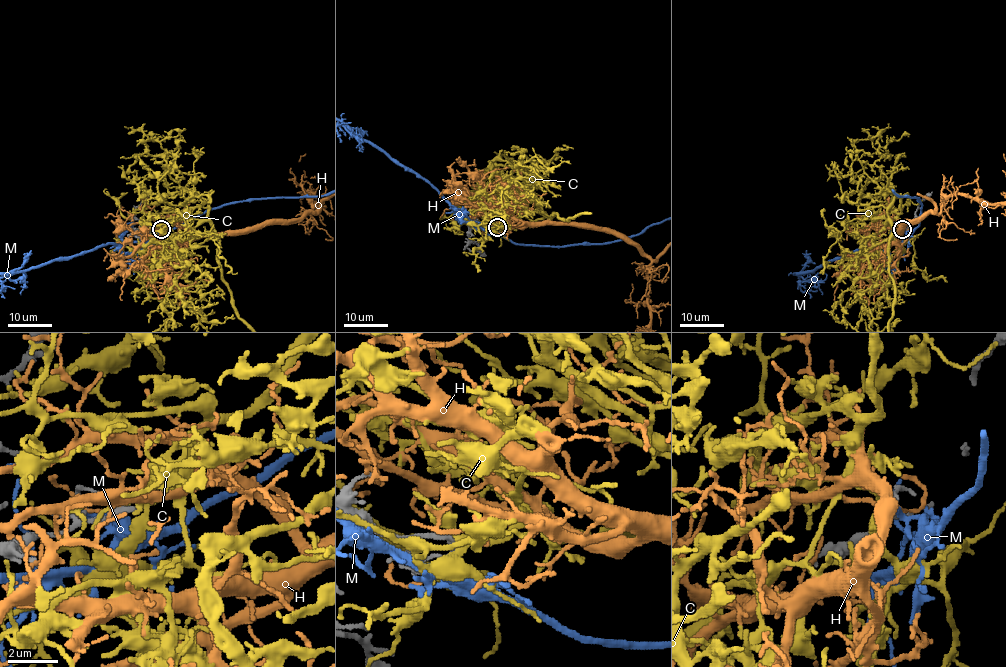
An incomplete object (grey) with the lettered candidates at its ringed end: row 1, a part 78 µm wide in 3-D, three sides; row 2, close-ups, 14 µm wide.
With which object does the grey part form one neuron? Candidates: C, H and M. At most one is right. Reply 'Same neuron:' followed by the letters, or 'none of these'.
Same neuron: C

